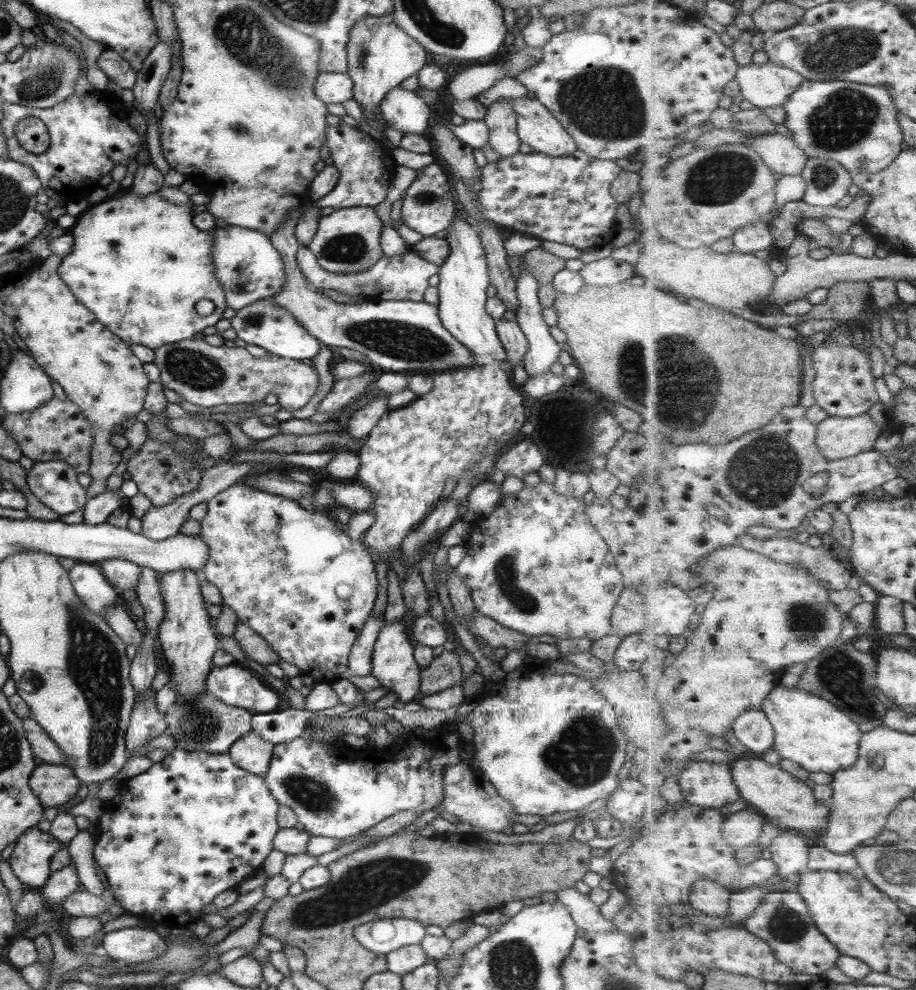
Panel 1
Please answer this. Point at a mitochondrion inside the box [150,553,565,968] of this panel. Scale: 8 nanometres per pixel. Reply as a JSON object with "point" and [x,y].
{"point":[367,884]}

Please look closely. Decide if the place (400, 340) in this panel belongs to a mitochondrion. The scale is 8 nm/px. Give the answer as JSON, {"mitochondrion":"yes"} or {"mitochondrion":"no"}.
{"mitochondrion":"yes"}

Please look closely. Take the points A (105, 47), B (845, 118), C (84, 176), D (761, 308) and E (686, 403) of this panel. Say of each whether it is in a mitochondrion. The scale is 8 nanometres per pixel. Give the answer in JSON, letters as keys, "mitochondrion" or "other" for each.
{"A":"other","B":"mitochondrion","C":"other","D":"other","E":"mitochondrion"}

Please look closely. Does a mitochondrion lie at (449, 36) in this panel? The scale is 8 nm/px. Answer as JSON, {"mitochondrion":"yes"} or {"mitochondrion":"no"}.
{"mitochondrion":"yes"}

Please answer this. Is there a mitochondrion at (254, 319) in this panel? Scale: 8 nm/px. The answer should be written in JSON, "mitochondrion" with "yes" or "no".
{"mitochondrion":"yes"}

